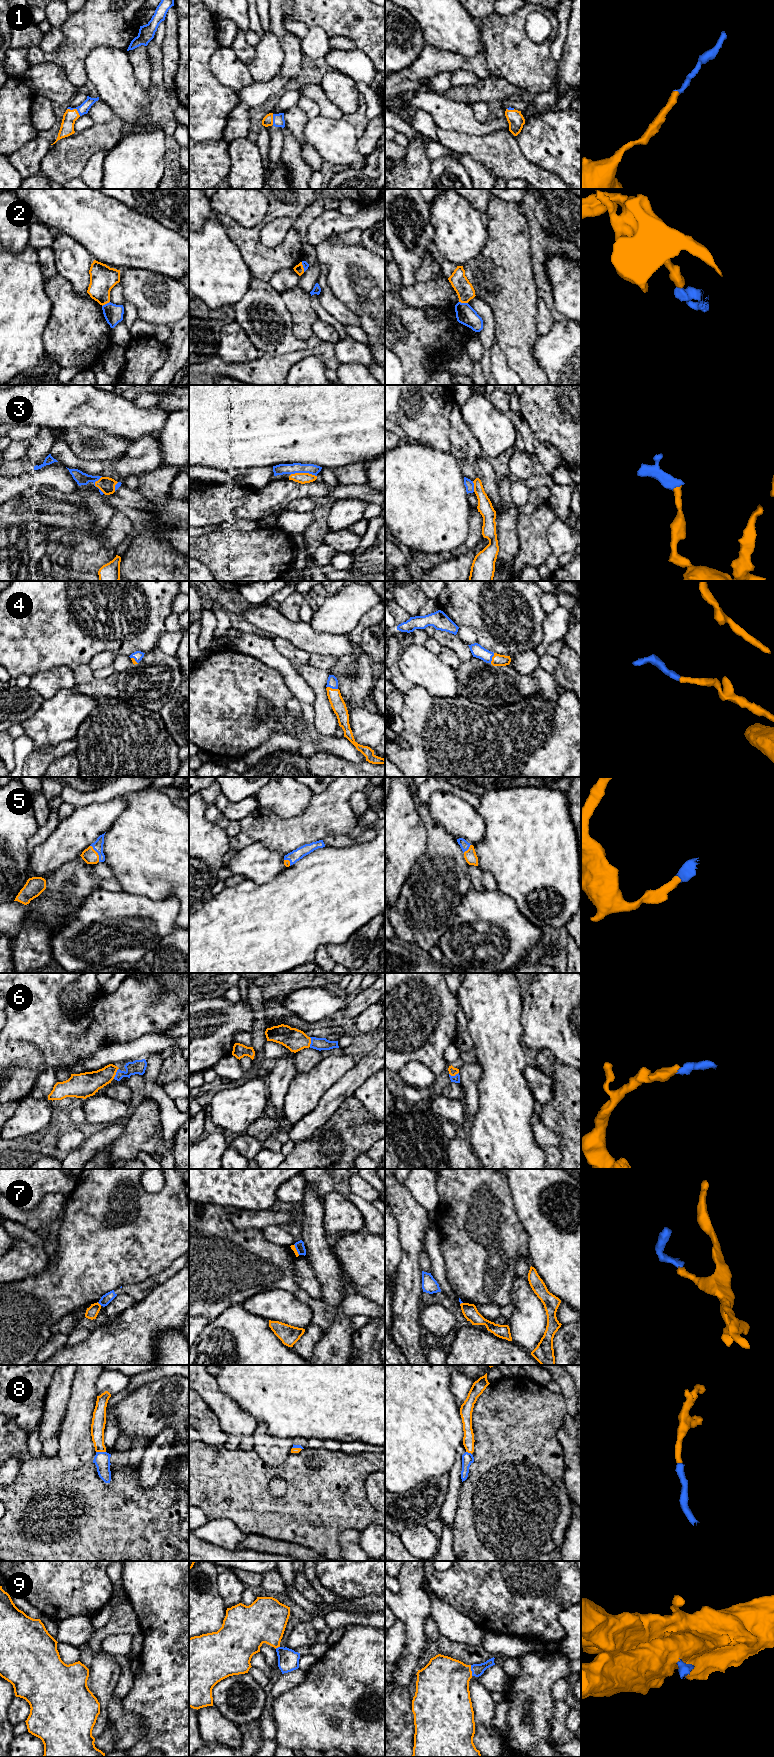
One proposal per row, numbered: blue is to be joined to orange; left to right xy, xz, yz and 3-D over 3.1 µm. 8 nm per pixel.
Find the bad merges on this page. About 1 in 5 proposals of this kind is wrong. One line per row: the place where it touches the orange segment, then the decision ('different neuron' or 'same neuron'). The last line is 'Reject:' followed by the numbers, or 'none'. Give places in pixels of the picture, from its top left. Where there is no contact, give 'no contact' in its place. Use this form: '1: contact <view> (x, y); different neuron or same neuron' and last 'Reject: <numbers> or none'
1: contact xy (74, 109); same neuron
2: contact yz (463, 302); different neuron
3: contact xz (303, 473); different neuron
4: contact xz (331, 688); same neuron
5: contact xy (97, 853); same neuron
6: contact xy (115, 1073); same neuron
7: contact xy (98, 1303); different neuron
8: contact xy (101, 1451); same neuron
9: contact yz (470, 1670); same neuron
Reject: 2, 3, 7

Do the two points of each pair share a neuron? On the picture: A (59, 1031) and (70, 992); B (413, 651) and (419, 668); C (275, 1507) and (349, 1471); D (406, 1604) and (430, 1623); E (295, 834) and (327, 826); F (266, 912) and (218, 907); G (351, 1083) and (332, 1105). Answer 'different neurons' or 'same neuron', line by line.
A: different neurons
B: same neuron
C: same neuron
D: different neurons
E: same neuron
F: same neuron
G: same neuron

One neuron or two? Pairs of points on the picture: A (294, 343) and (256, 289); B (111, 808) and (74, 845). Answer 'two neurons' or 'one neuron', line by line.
A: one neuron
B: one neuron

